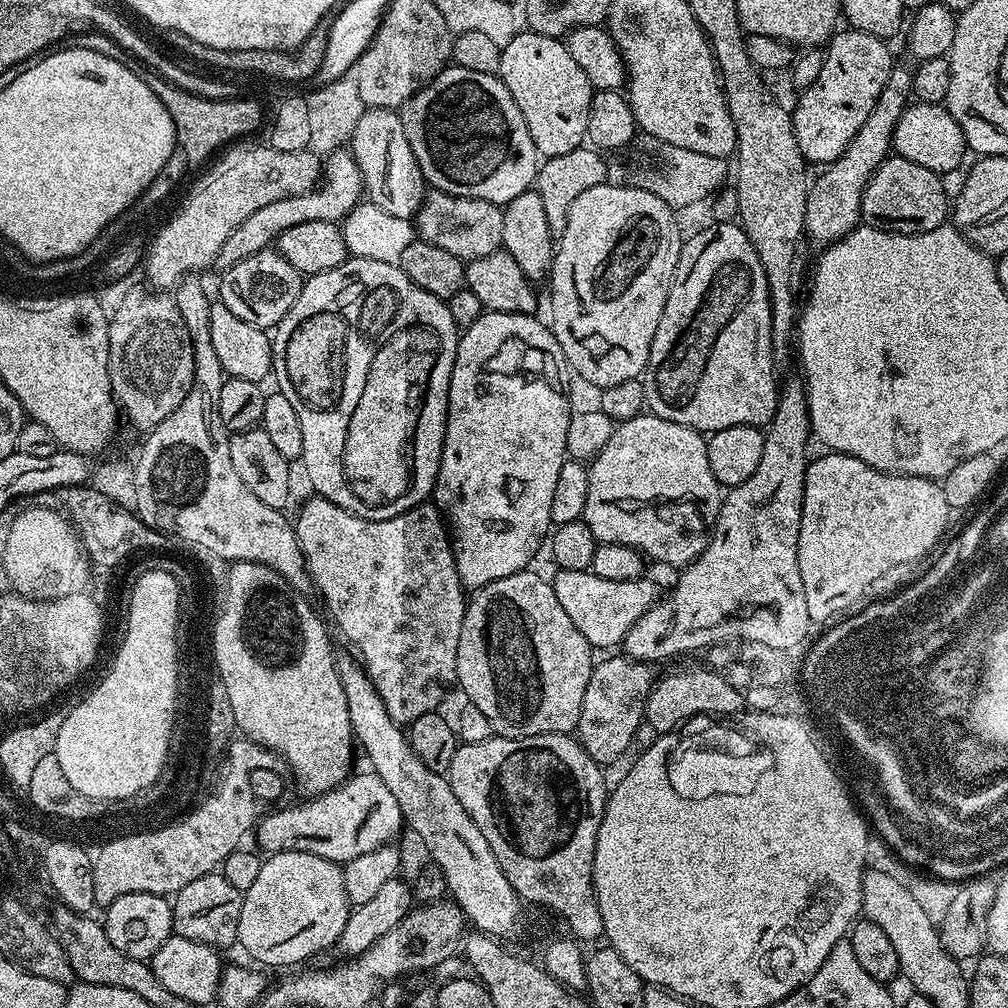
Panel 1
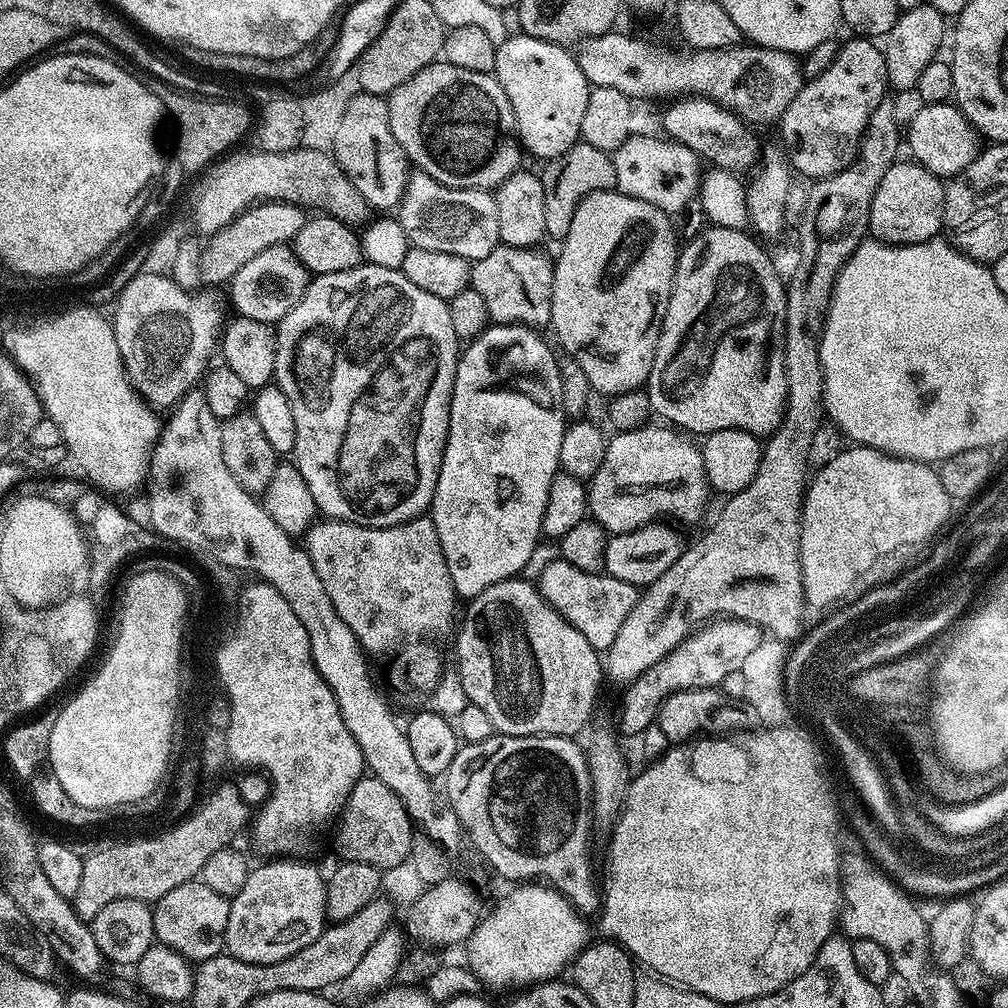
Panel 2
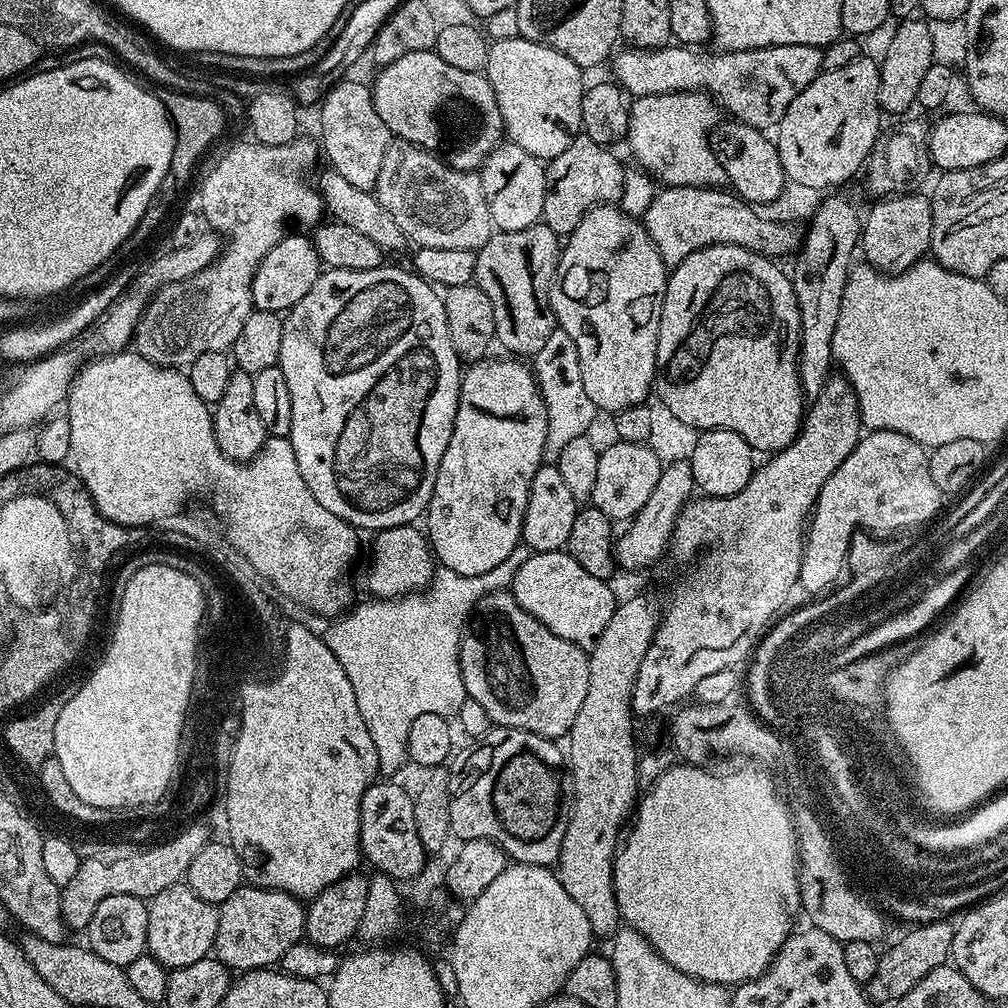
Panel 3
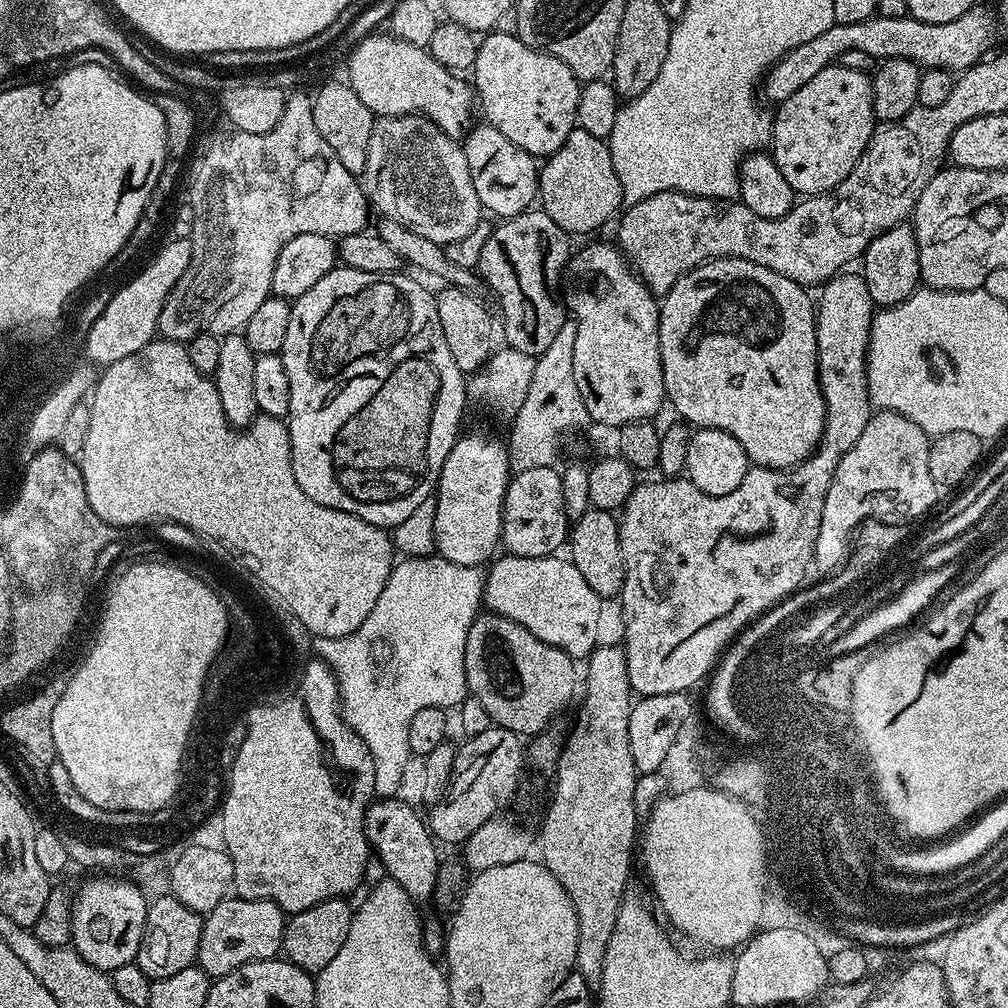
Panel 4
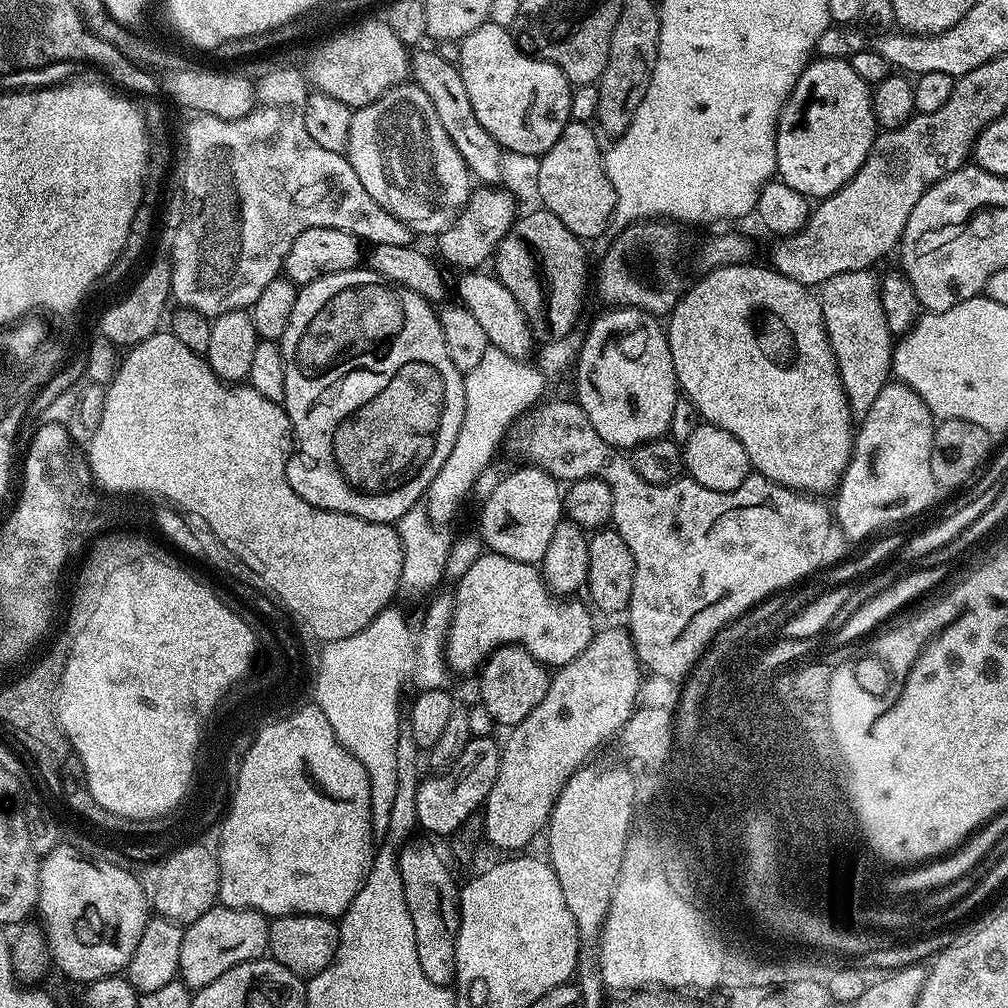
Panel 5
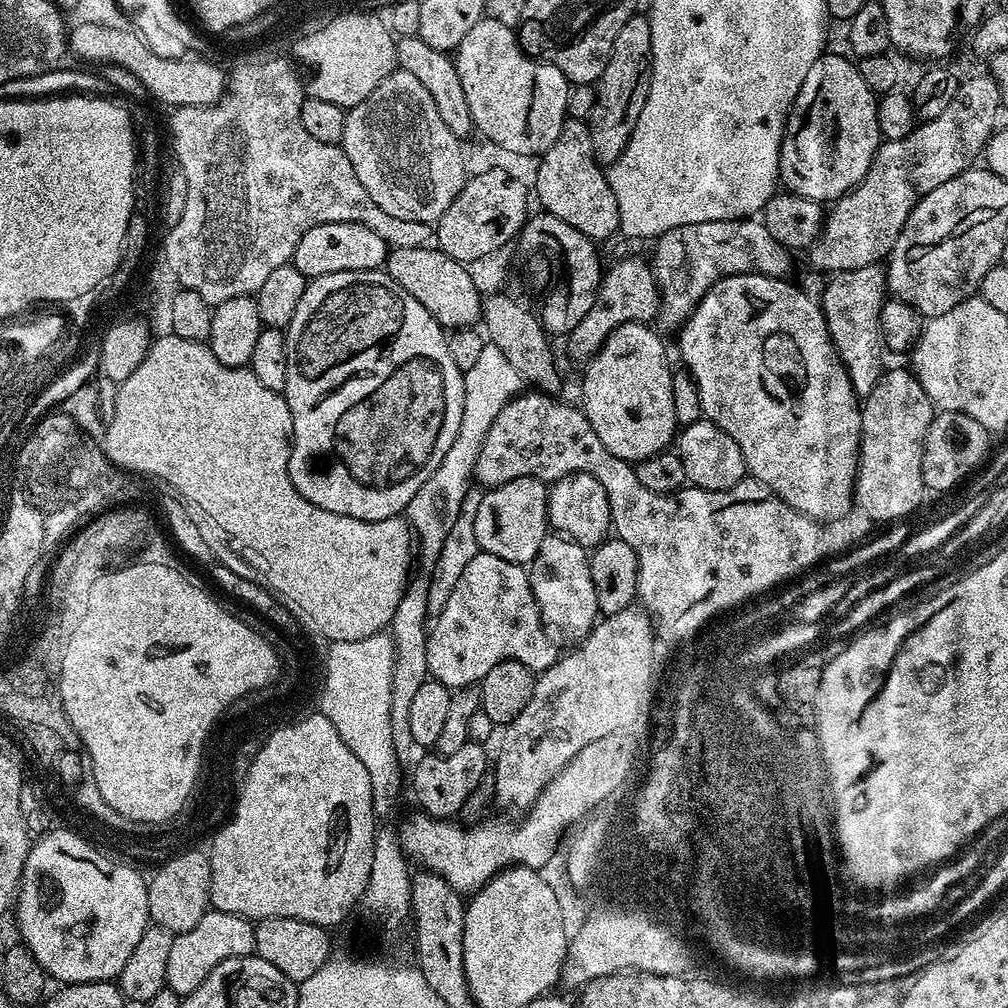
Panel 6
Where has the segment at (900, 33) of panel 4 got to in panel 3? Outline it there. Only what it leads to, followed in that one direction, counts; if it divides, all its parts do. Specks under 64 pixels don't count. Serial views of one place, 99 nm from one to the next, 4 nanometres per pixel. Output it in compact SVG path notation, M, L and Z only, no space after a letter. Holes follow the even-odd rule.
M681 44L663 48L625 48L612 60L613 77L631 97L672 92L707 92L733 119L761 130L775 129L790 110L790 102L822 71L822 51L814 44L766 46L754 50L706 54Z

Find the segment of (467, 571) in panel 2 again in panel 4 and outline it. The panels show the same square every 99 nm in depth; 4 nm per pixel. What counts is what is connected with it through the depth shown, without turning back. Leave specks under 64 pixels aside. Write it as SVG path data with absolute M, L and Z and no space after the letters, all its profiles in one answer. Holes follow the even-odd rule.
M461 435L450 450L440 471L440 479L434 489L436 513L434 514L434 542L442 559L449 559L461 566L484 566L493 559L496 544L501 543L500 532L504 529L504 496L508 493L510 469L508 450L503 443L488 436Z

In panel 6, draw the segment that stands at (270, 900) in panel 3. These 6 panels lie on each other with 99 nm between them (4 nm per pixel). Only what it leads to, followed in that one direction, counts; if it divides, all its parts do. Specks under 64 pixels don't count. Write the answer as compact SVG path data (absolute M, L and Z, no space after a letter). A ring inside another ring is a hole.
M209 910L198 918L198 926L190 926L190 930L173 935L166 962L166 987L182 998L189 996L198 990L198 986L202 986L202 982L206 982L206 974L210 974L218 962L226 962L226 958L250 956L255 950L253 921L238 914Z

